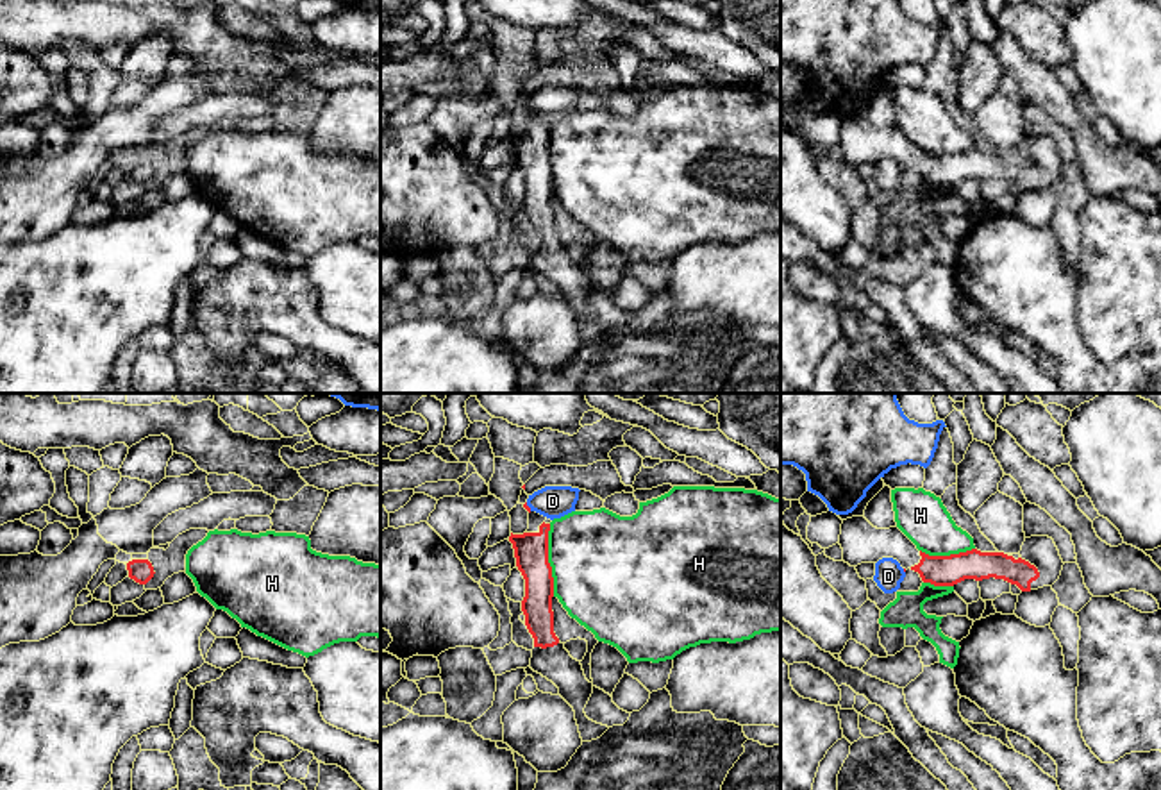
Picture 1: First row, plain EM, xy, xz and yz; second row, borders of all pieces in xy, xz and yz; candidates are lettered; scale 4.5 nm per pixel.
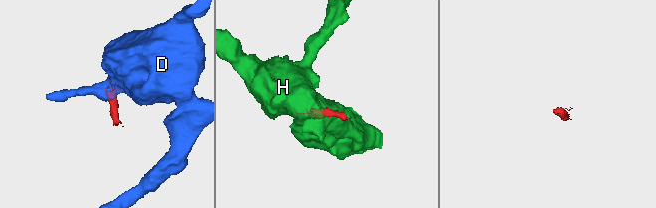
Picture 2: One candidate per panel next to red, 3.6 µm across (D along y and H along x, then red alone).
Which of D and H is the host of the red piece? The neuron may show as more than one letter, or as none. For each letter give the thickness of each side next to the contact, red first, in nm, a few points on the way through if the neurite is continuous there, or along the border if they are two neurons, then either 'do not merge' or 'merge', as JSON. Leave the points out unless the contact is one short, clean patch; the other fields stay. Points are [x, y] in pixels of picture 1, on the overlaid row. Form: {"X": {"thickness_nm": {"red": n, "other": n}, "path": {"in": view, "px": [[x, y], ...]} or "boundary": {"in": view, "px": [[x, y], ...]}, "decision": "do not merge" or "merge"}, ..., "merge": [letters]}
{"D": {"thickness_nm": {"red": 20, "other": 140}, "boundary": {"in": "xz", "px": [[526, 503], [531, 510]]}, "decision": "do not merge"}, "H": {"thickness_nm": {"red": 160, "other": 460}, "boundary": {"in": "xz", "px": [[549, 524], [549, 565], [554, 596]]}, "decision": "do not merge"}, "merge": []}

